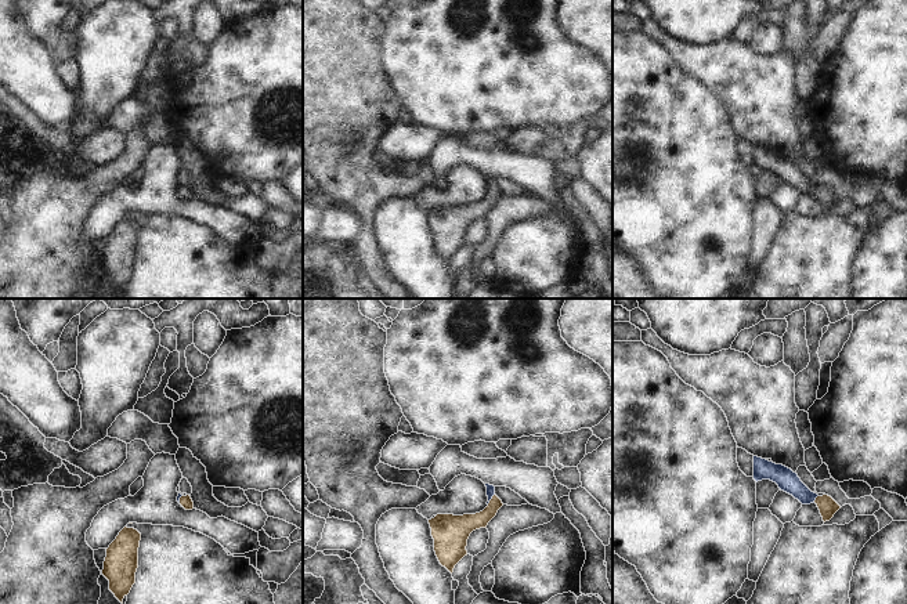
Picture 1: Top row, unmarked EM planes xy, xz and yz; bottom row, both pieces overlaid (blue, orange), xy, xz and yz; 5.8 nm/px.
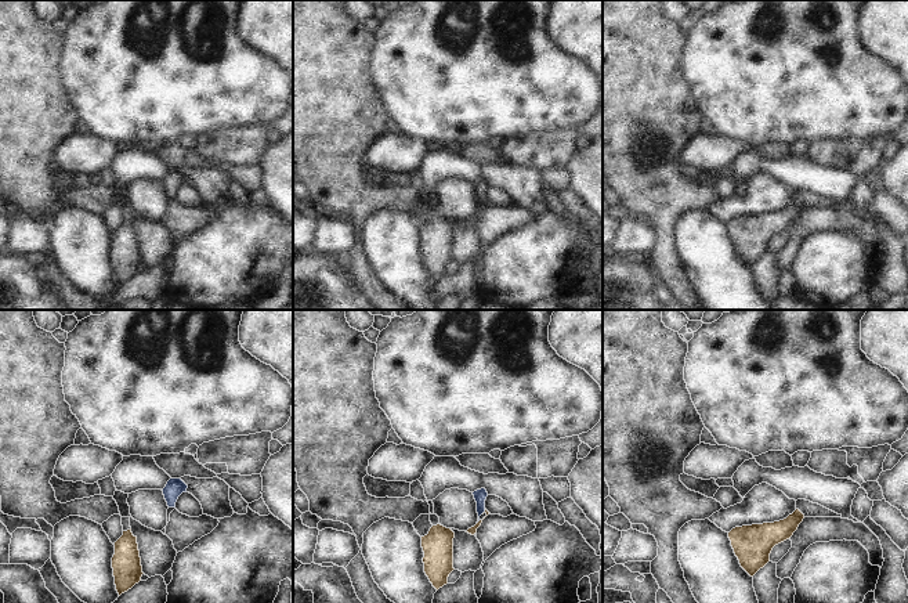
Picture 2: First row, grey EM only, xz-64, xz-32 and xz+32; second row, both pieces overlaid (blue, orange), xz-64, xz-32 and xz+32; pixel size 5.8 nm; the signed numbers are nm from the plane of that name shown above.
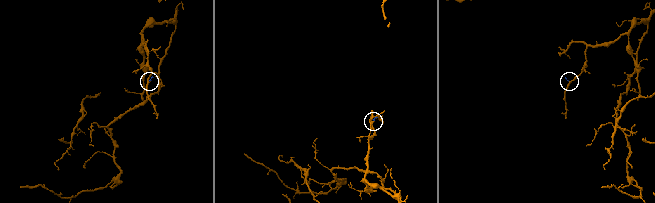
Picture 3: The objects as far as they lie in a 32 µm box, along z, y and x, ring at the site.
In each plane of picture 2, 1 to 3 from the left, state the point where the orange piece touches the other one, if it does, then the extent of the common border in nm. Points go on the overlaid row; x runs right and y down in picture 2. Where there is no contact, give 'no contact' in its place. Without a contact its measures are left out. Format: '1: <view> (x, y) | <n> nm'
1: no contact
2: xz-32 (483, 512) | 40 nm
3: no contact

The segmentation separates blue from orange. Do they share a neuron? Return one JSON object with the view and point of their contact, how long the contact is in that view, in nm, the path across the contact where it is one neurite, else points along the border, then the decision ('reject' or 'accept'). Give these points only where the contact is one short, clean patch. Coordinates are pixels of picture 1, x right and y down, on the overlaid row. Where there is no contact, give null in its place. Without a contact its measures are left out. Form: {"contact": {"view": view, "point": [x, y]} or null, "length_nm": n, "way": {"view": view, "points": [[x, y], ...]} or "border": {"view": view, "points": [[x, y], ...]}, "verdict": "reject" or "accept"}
{"contact": {"view": "xz", "point": [491, 498]}, "length_nm": 80, "way": {"view": "xz", "points": [[490, 488], [491, 498], [479, 520], [459, 527]]}, "verdict": "accept"}

